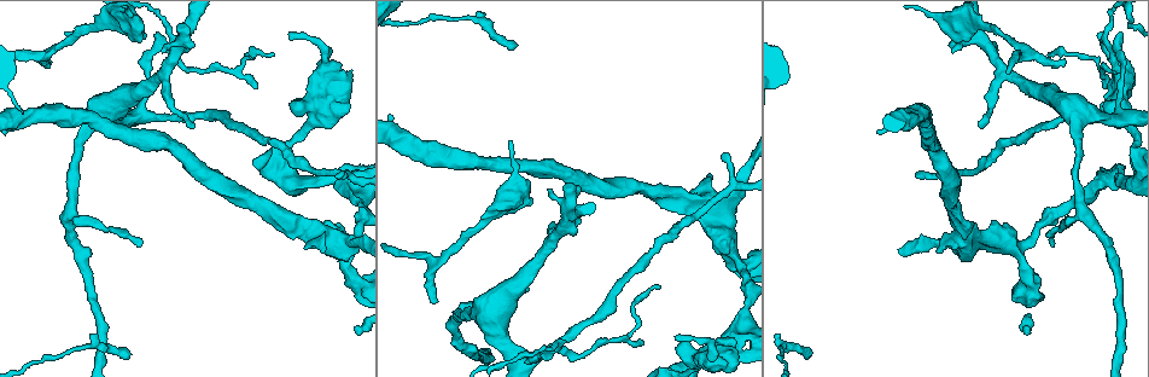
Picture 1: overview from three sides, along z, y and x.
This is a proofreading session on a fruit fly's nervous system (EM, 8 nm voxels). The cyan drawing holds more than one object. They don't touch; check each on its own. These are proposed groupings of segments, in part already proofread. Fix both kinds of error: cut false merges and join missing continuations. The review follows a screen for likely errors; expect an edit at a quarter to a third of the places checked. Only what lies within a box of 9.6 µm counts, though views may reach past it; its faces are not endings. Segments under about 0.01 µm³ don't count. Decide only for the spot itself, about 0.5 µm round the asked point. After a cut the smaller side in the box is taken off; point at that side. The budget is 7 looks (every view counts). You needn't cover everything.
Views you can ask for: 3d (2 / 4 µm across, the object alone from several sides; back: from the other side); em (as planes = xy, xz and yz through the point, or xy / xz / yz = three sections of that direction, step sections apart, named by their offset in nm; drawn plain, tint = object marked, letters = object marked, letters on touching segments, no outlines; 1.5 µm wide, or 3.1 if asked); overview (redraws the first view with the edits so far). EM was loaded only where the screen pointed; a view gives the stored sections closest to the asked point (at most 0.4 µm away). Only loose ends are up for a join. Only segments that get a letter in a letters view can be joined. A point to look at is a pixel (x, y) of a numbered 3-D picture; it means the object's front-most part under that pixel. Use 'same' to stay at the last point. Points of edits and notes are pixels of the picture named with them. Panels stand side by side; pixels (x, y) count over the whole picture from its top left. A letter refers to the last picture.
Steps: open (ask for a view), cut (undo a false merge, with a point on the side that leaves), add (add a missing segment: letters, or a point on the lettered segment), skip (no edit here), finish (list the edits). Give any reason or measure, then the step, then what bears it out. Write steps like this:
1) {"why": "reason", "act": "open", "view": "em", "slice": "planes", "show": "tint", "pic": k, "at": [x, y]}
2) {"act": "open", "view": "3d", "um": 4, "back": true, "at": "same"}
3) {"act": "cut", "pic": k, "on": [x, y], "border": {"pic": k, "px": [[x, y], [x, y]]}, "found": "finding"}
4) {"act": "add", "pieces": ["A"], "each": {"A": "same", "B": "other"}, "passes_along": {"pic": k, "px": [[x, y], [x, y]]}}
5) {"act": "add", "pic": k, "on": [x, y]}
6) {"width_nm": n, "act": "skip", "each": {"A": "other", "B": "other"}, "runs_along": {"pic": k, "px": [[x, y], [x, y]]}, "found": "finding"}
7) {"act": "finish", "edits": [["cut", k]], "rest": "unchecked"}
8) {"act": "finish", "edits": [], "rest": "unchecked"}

{"why": "sudden change in width", "act": "open", "view": "3d", "um": 2, "pic": 1, "at": [323, 52]}

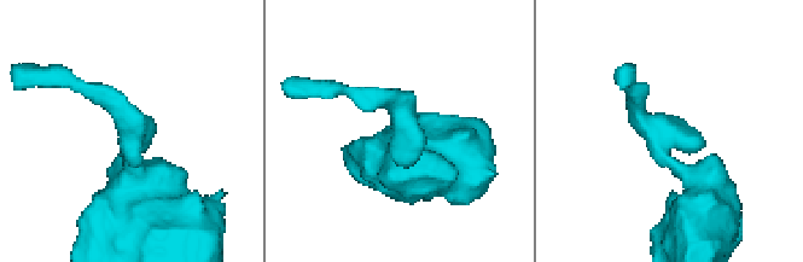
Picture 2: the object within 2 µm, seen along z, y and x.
{"why": "shape alone is not enough", "act": "open", "view": "em", "slice": "planes", "show": "plain", "pic": 2, "at": [404, 121]}

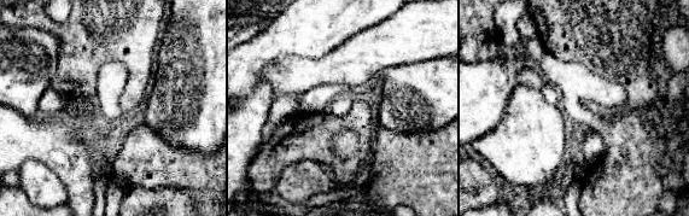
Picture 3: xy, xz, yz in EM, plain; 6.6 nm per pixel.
{"why": "see the neighbours", "act": "open", "view": "em", "slice": "planes", "show": "letters", "at": "same"}

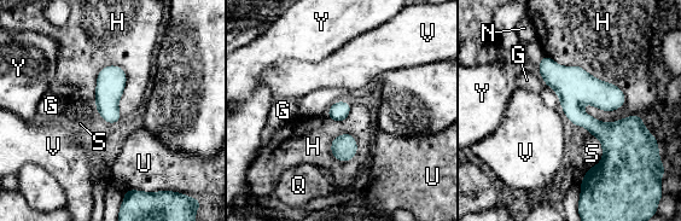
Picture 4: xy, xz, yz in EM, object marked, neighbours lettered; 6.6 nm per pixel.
{"act": "skip", "each": {"G": "other", "H": "other", "N": "other", "Q": "other", "S": "other", "U": "other", "V": "other", "Y": "other"}, "found": "one neuron here"}

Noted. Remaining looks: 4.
{"why": "arms part here", "act": "open", "view": "em", "slice": "planes", "show": "letters", "pic": 1, "at": [1117, 48]}

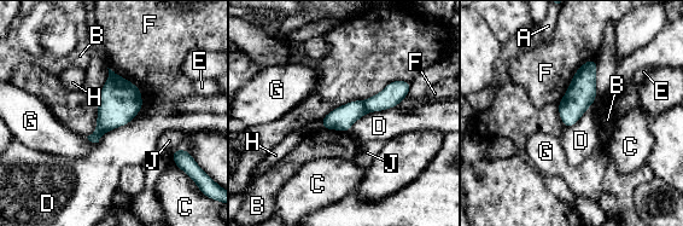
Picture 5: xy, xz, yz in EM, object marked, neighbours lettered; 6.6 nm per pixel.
{"width_nm": 160, "act": "cut", "pic": 5, "on": [396, 91], "each": {"A": "other", "B": "other", "C": "other", "D": "other", "E": "other", "F": "other", "G": "other", "H": "other", "J": "other"}, "border": {"pic": 5, "px": [[362, 102], [367, 111]]}, "found": "a second neuron is stuck on"}

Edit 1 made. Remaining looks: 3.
{"why": "sharp bend", "act": "open", "view": "em", "slice": "planes", "show": "plain", "pic": 1, "at": [1118, 178]}

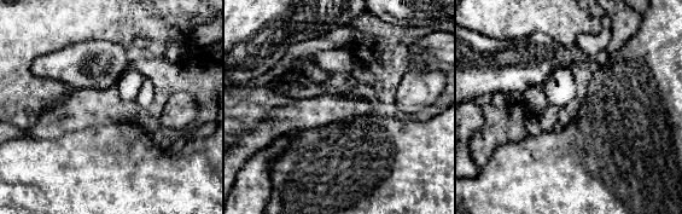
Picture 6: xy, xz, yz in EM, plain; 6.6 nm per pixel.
{"why": "what lies round it", "act": "open", "view": "em", "slice": "planes", "show": "letters", "at": "same"}

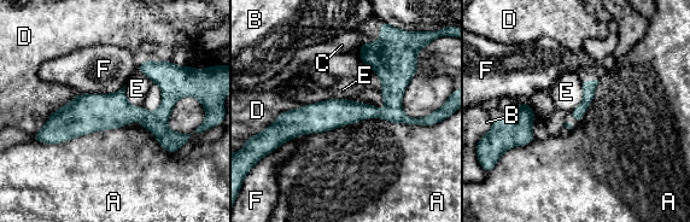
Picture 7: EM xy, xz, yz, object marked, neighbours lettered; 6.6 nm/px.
{"longest_contact_nm": ["A", 600], "act": "skip", "each": {"A": "other", "B": "other", "C": "other", "D": "other", "E": "other", "F": "other"}, "border": {"pic": 7, "px": [[332, 98], [348, 98], [370, 104]]}, "found": "continuous, no second neuron"}

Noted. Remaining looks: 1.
{"act": "finish", "edits": [["cut", 5]], "rest": "unchecked"}

